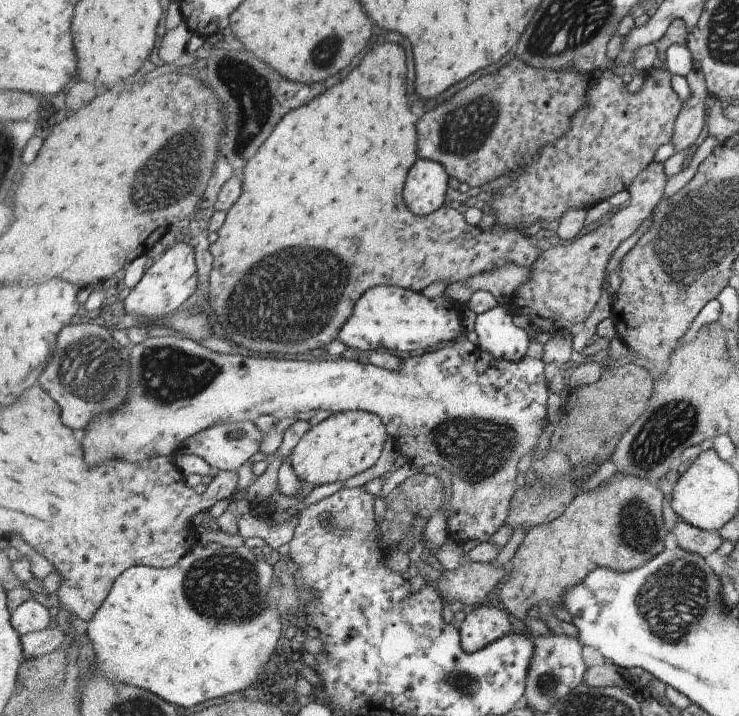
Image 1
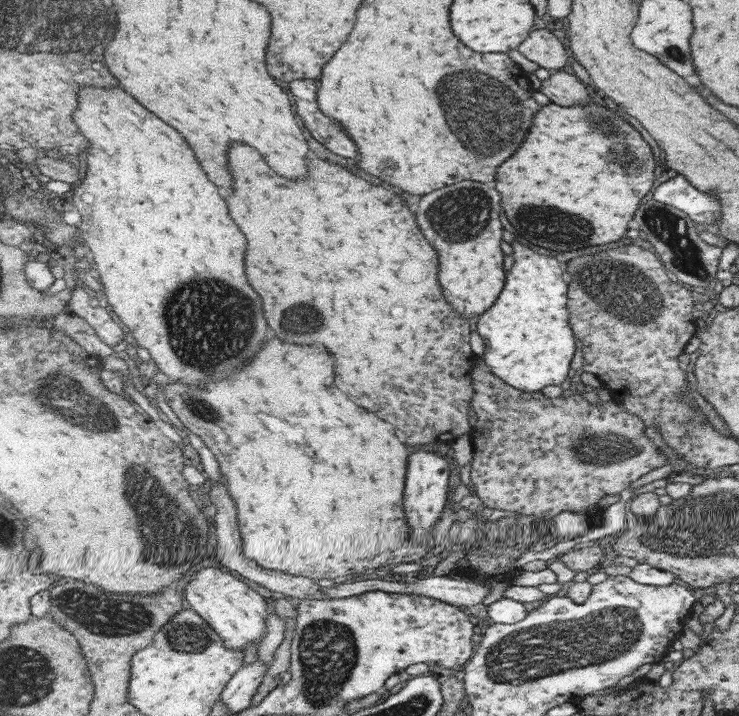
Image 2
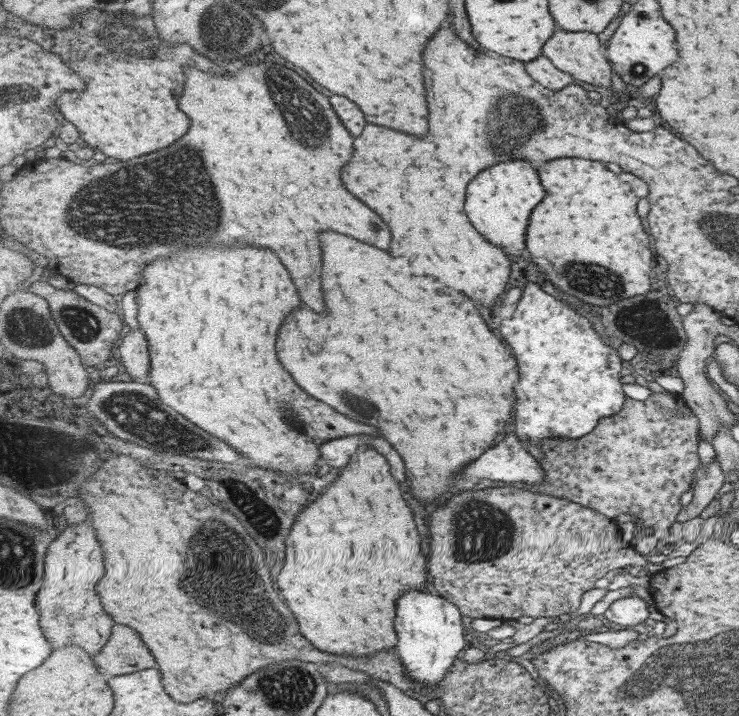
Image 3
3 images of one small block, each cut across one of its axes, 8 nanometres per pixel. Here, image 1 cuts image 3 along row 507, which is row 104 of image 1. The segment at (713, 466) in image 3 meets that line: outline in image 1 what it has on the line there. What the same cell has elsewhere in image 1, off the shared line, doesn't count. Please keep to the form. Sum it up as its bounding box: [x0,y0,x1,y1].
[671,68,710,152]

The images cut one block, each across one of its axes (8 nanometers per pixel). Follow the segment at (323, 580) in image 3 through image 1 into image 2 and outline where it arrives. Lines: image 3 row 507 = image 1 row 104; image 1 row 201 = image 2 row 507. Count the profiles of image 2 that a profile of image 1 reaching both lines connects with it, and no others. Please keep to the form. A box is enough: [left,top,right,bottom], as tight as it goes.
[165,338,439,582]

